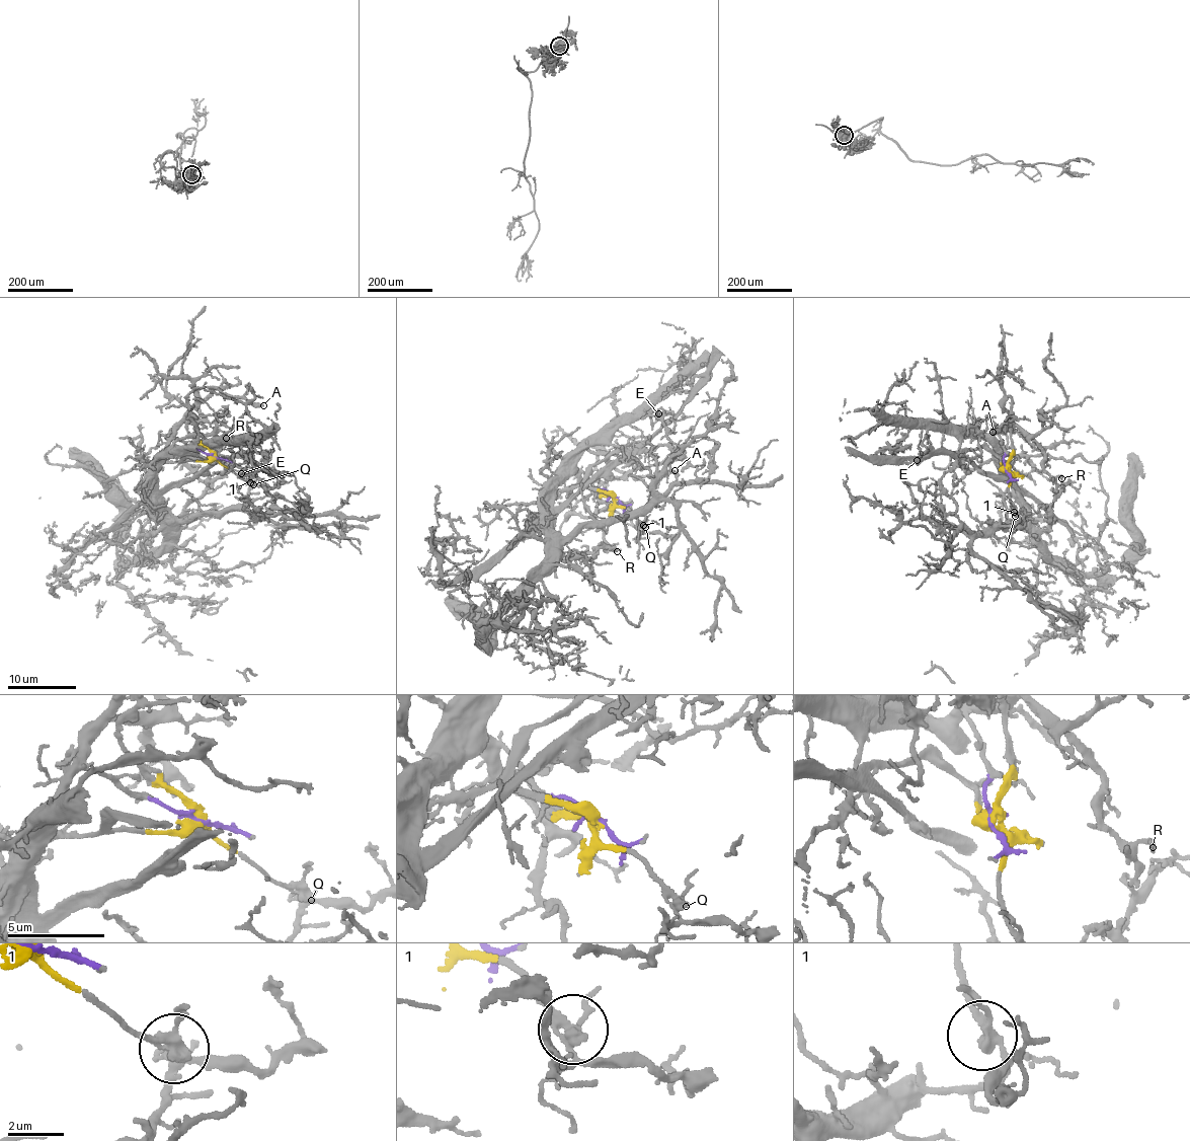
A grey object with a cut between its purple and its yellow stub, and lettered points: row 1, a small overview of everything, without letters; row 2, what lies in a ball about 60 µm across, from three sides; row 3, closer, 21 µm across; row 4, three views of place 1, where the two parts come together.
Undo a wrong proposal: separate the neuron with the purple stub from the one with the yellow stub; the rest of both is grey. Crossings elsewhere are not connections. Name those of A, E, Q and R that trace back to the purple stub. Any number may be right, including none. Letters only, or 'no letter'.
A, E, R

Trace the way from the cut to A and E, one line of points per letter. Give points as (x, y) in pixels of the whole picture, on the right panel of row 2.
A: (1007, 468), (999, 433), (1012, 422), (1005, 406), (1009, 396), (1010, 411), (994, 433)
E: (1007, 468), (1005, 449), (998, 432), (962, 434), (948, 428), (921, 434), (920, 458), (916, 460)

